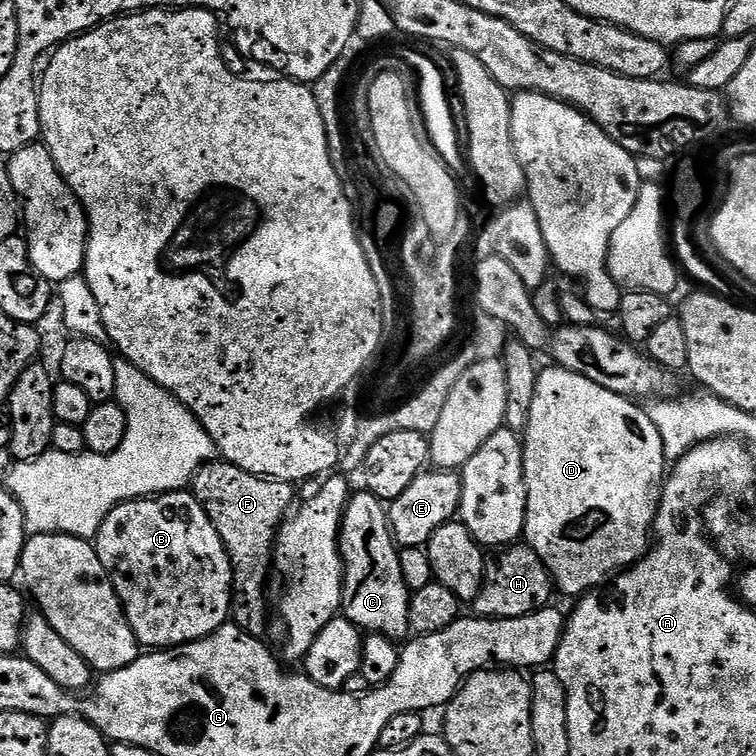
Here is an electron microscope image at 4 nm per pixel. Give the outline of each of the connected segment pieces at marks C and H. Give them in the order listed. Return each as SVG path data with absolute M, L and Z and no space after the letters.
M360 490L357 496L355 493L348 501L348 509L344 512L344 521L340 524L340 558L344 561L343 619L356 625L365 633L389 636L391 640L397 642L403 641L410 632L412 618L410 593L406 586L406 578L402 576L400 548L395 538L392 537L392 527L388 521L388 509L385 501L377 498L370 491Z
M517 542L493 556L496 557L487 561L484 570L484 588L474 601L475 615L489 616L492 620L522 618L539 608L549 607L551 600L548 599L554 596L552 575L534 549L529 548L527 543Z

